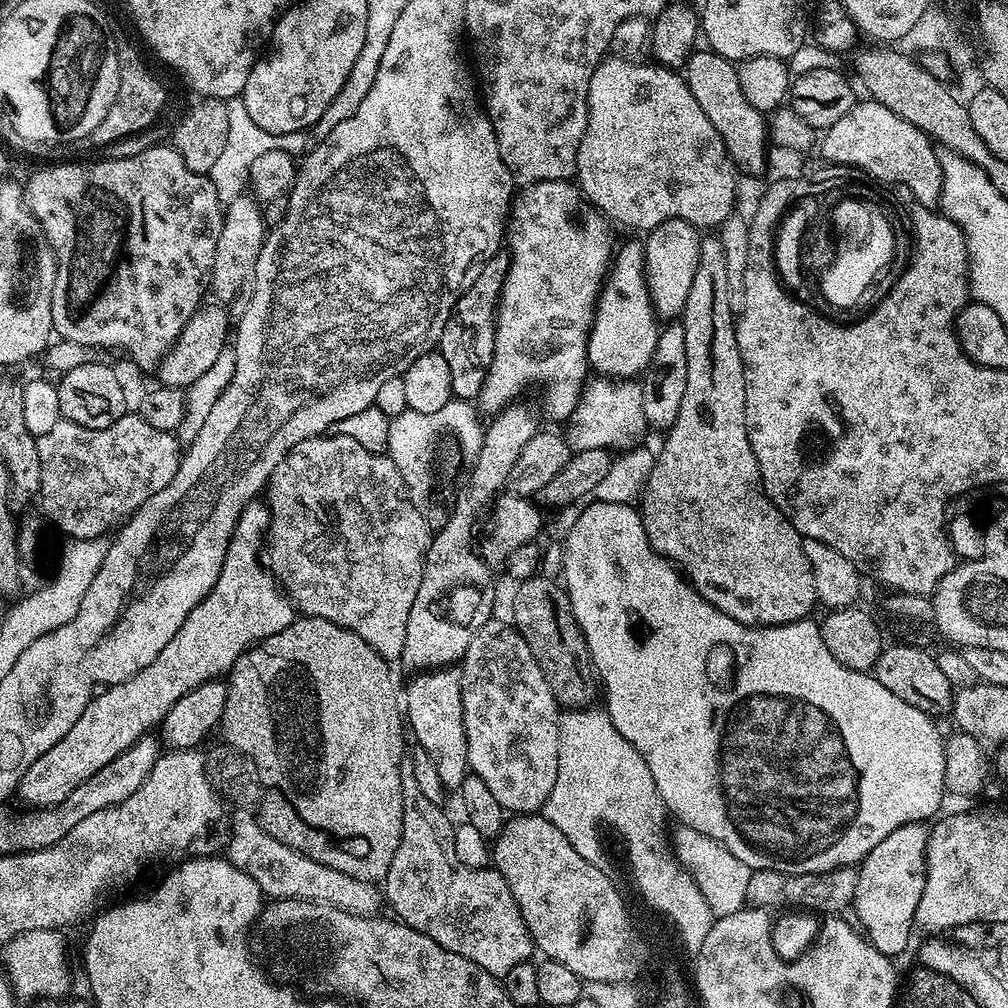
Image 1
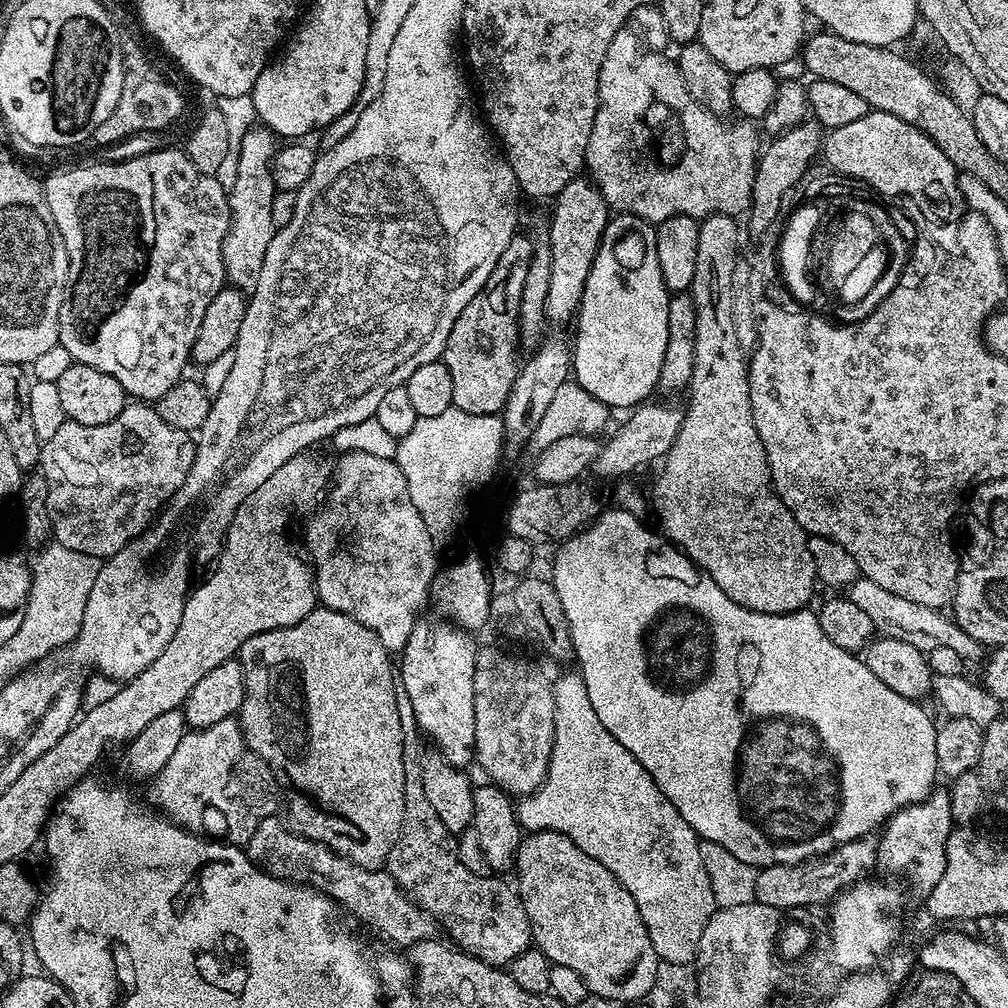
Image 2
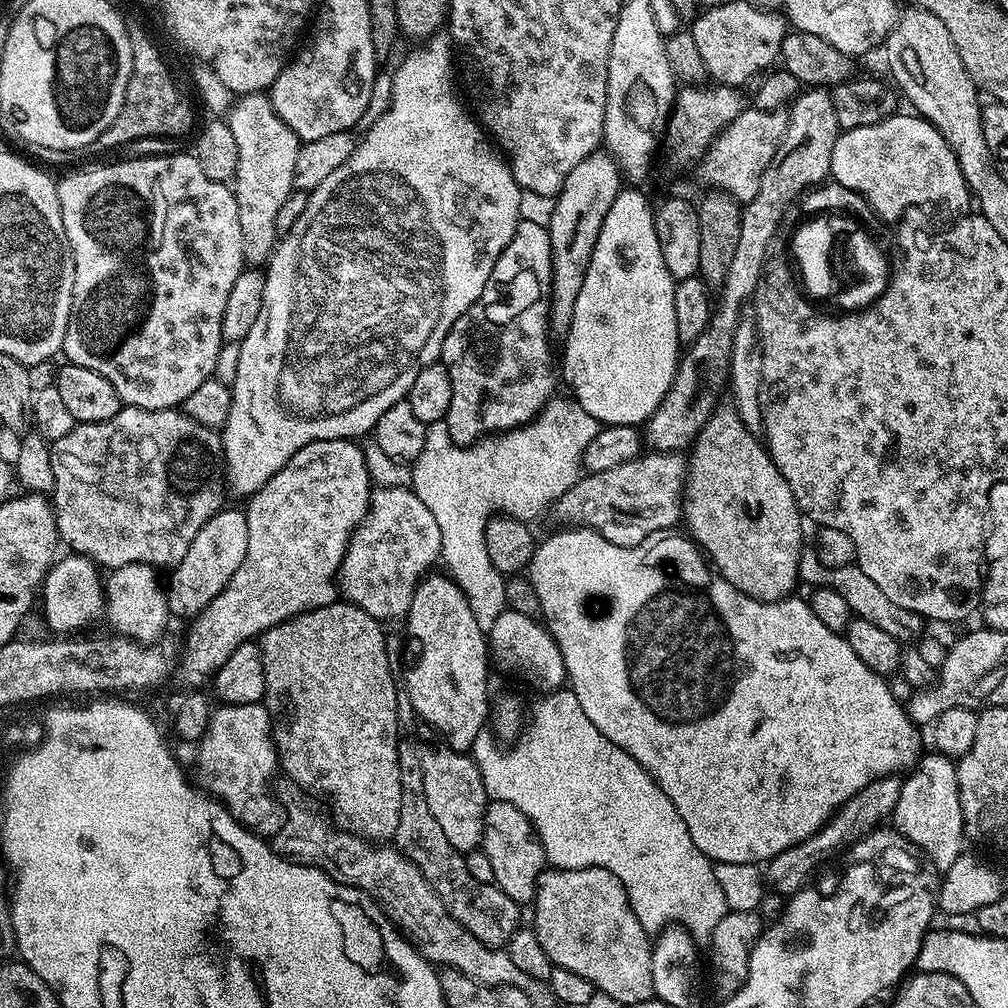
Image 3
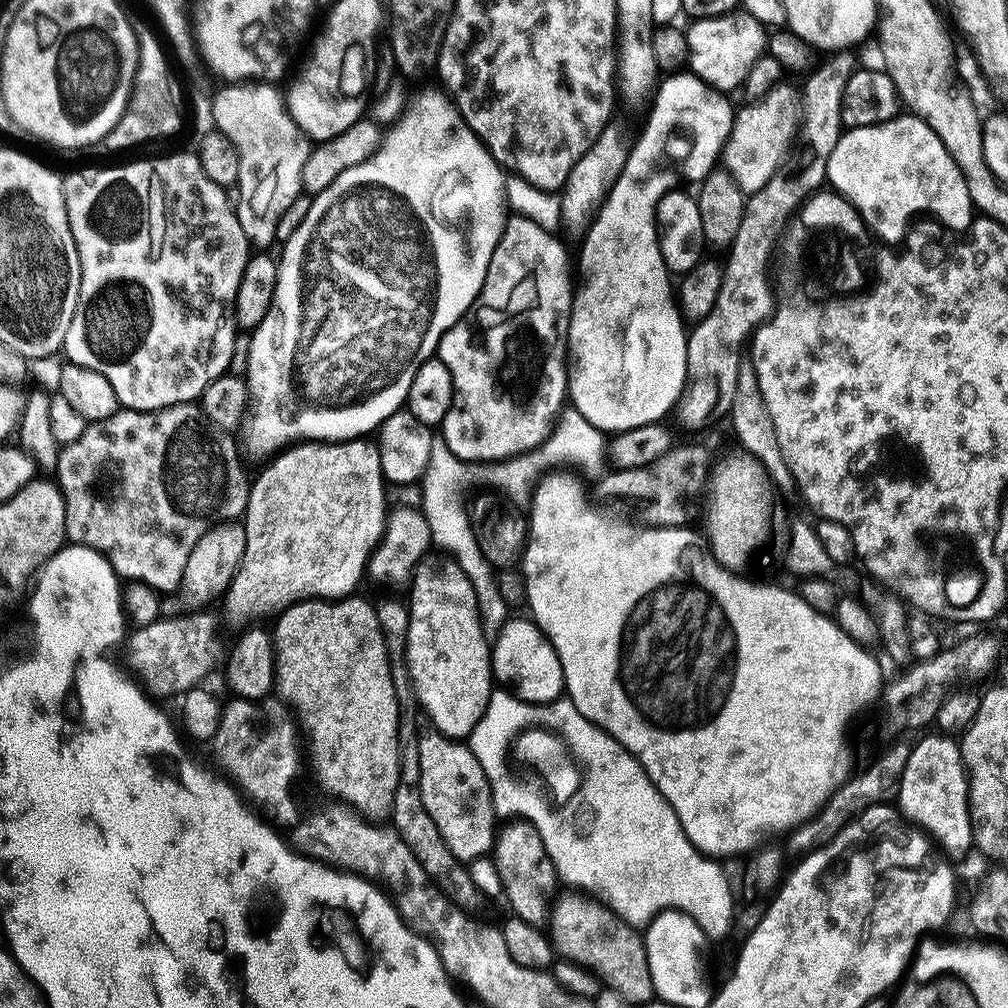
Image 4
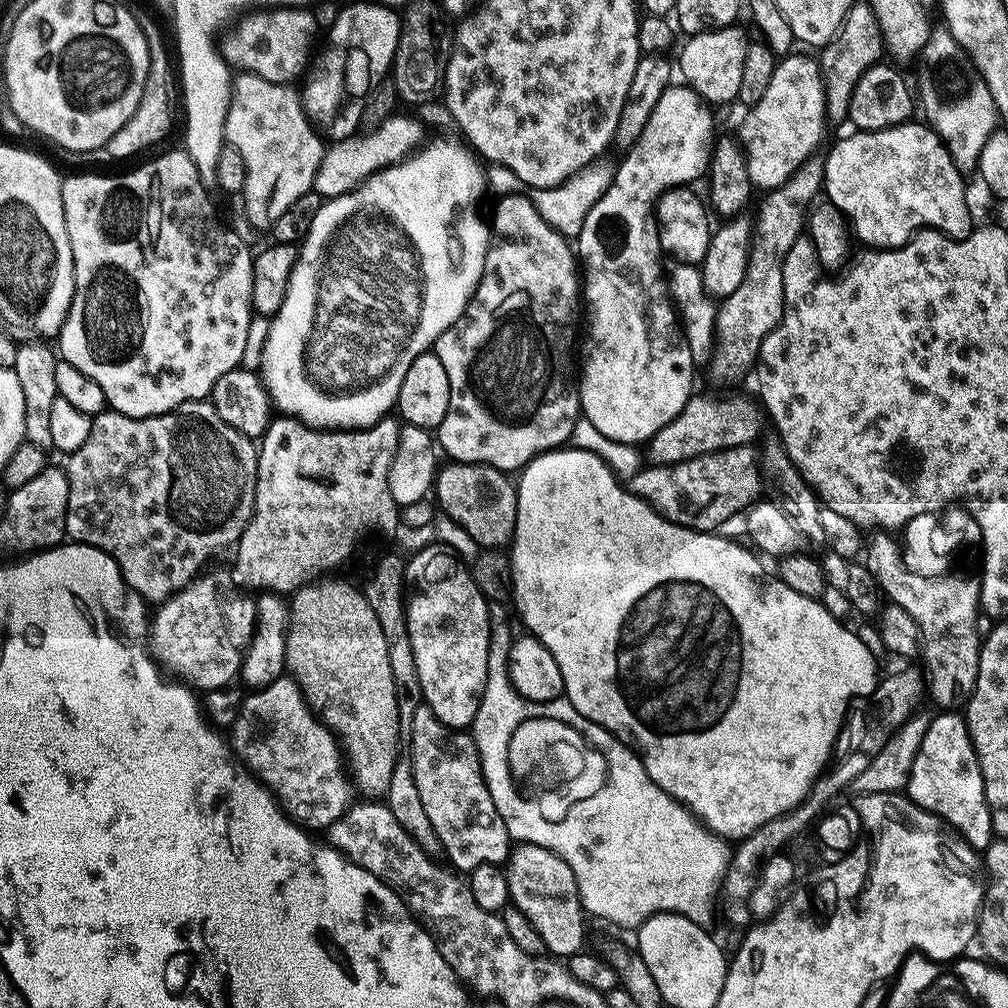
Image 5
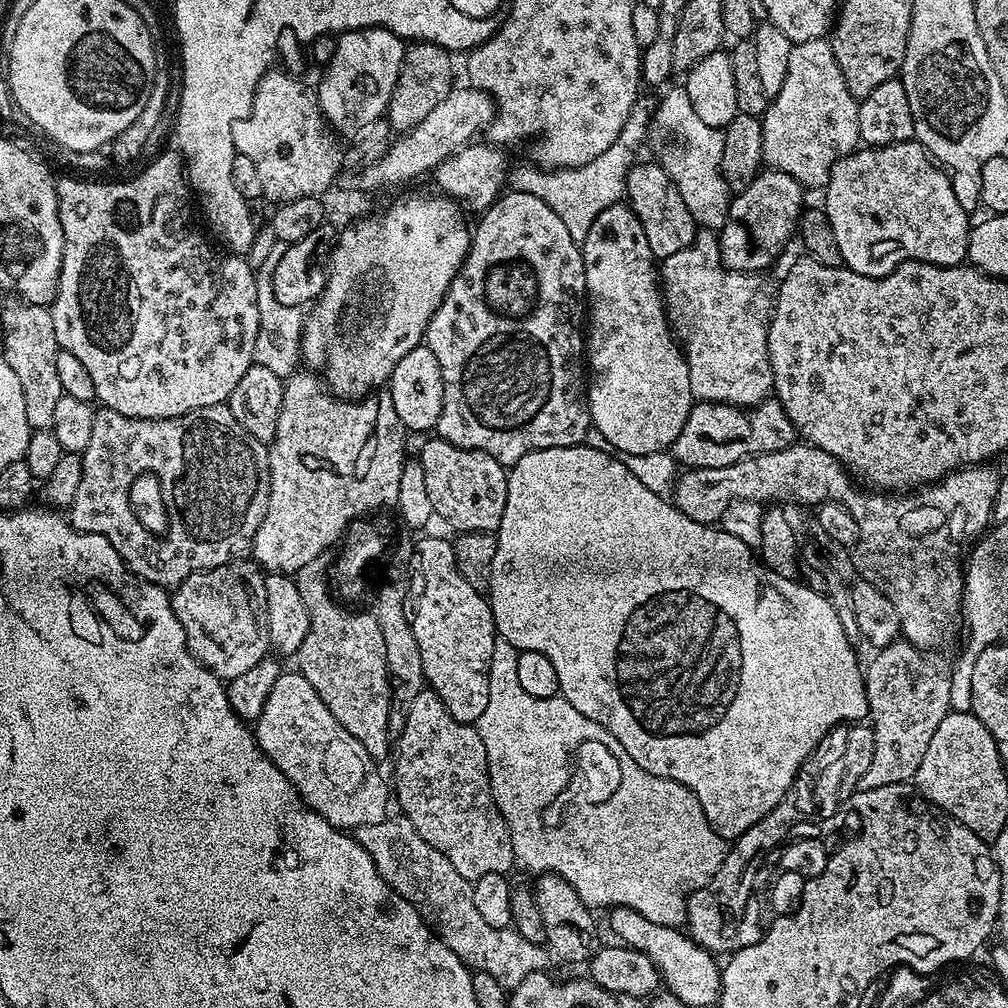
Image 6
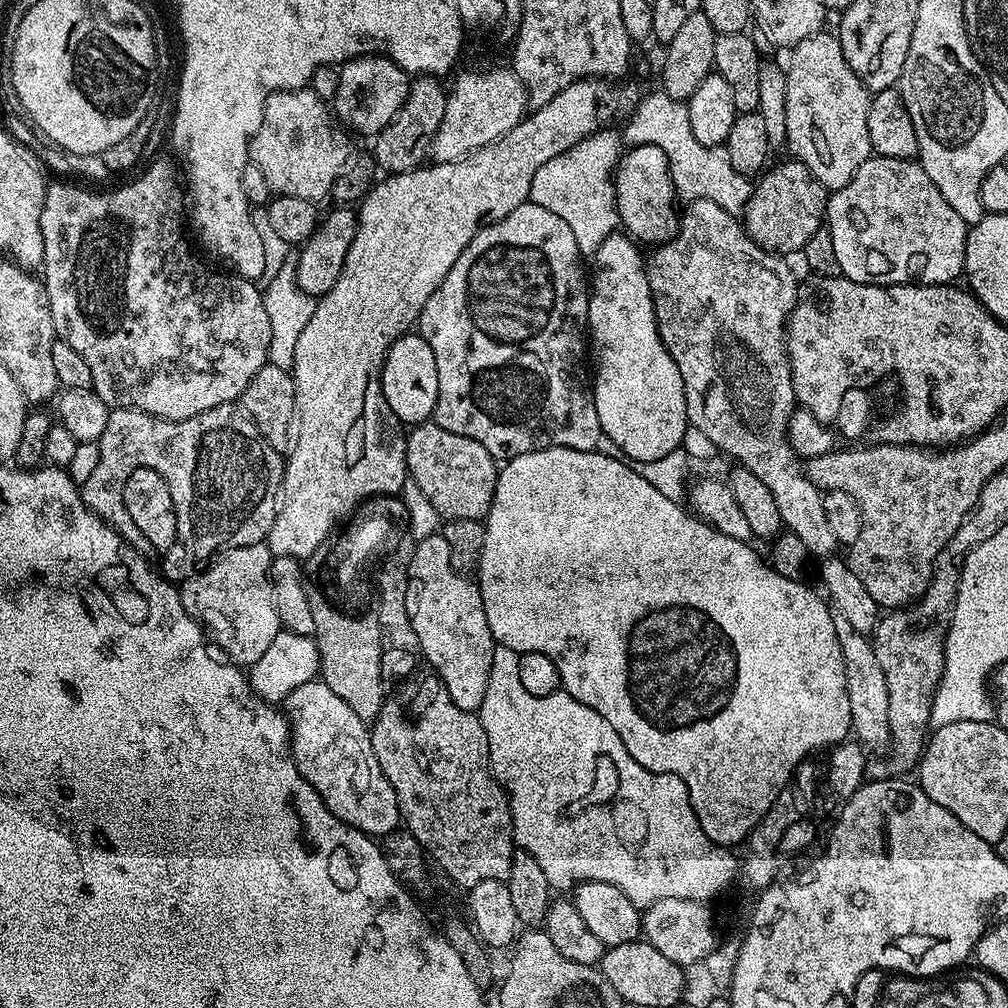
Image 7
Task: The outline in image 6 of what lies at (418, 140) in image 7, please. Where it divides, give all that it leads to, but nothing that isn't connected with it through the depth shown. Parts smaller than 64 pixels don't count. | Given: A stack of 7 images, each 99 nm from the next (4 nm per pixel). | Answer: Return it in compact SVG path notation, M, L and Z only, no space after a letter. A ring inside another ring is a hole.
M412 42L404 49L402 66L398 70L398 82L394 86L394 94L388 103L386 113L391 131L396 134L409 132L426 114L431 114L452 92L454 81L452 81L452 60L448 49L437 44L426 44L423 42Z

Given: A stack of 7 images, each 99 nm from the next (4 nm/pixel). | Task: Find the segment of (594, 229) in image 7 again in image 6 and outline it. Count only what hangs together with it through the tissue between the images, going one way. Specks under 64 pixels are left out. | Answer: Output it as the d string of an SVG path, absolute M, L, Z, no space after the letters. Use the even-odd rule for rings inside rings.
M641 94L630 110L630 118L626 118L626 126L622 126L622 134L618 134L618 138L610 142L609 148L602 150L602 154L598 154L598 158L594 158L592 162L586 162L577 168L551 170L539 166L513 167L508 173L507 187L513 192L534 194L534 198L542 198L542 202L546 202L546 206L550 206L550 210L554 210L554 214L562 218L566 230L570 230L570 238L574 238L576 244L583 245L594 218L598 218L602 210L625 199L628 190L628 171L637 163L636 151L649 135L660 99L661 97L656 94L655 96Z

